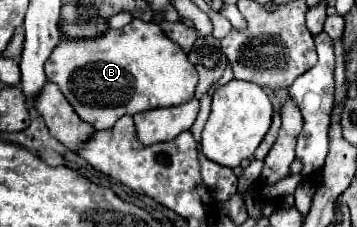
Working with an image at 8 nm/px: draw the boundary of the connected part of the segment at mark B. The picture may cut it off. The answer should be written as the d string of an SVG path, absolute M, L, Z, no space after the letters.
M132 19L124 29L110 29L104 39L92 43L60 41L46 61L46 77L56 83L80 119L94 129L110 129L124 115L174 107L190 101L198 83L196 67L178 43L172 43L150 21Z

